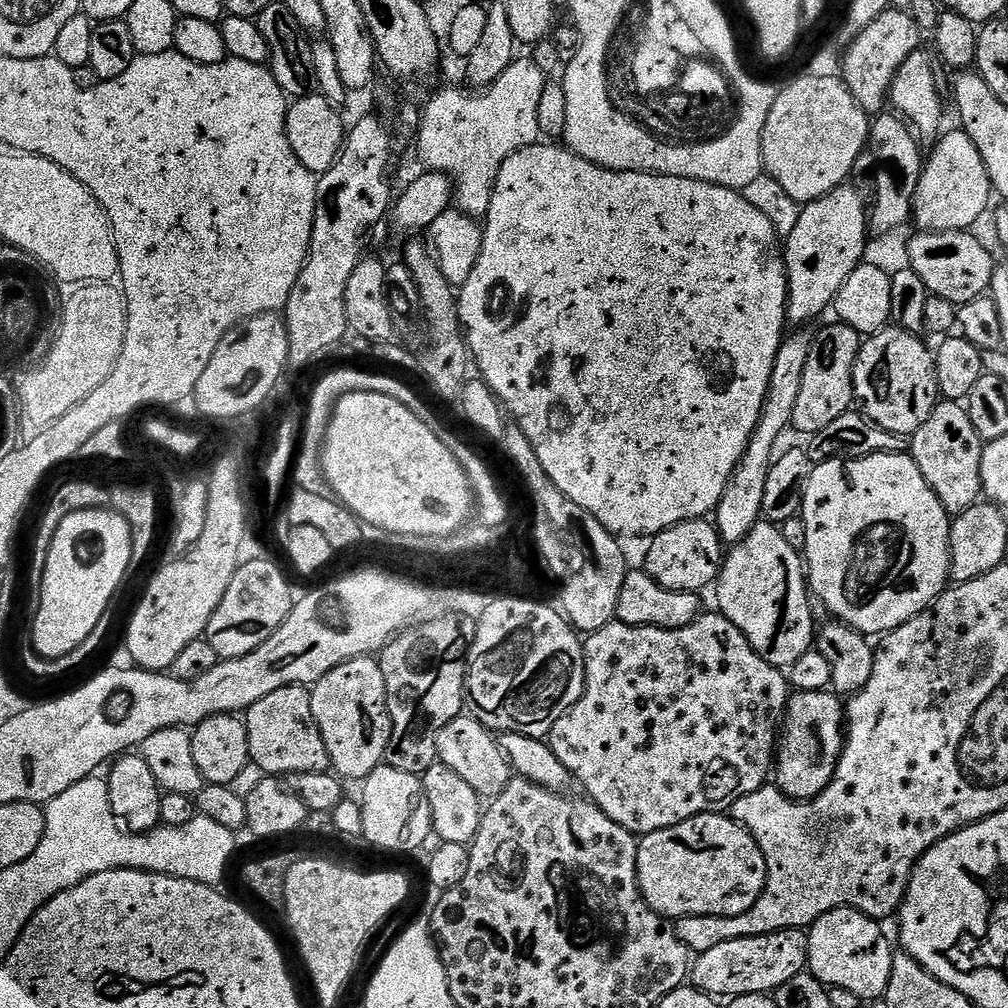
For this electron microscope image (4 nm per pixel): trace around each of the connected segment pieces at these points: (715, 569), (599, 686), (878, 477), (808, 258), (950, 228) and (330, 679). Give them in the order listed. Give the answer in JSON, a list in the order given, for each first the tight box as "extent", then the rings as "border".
[{"extent":[643,518,726,593],"border":[[[701,518],[698,520],[679,520],[674,526],[662,528],[656,535],[651,537],[648,553],[644,556],[643,567],[648,575],[652,576],[666,590],[678,590],[679,592],[703,593],[703,588],[711,589],[715,585],[720,569],[726,555],[726,545],[720,538],[720,532],[716,529],[711,519]]]},{"extent":[546,611,790,838],"border":[[[705,611],[694,622],[690,622],[690,626],[685,628],[636,628],[632,624],[621,624],[613,622],[602,626],[602,630],[591,633],[583,641],[584,645],[584,693],[578,702],[574,702],[574,706],[570,706],[570,710],[566,710],[566,714],[562,714],[562,718],[558,718],[558,722],[554,722],[552,731],[546,737],[546,743],[552,749],[552,753],[558,758],[558,762],[562,762],[562,766],[566,766],[566,770],[572,775],[573,781],[578,785],[581,784],[585,788],[587,799],[593,804],[597,804],[606,814],[606,818],[610,818],[614,822],[618,822],[618,826],[622,826],[626,830],[630,830],[633,836],[643,838],[657,832],[658,830],[666,830],[670,826],[678,826],[678,822],[686,822],[686,818],[694,818],[698,814],[706,814],[707,812],[723,812],[727,813],[734,806],[734,802],[738,802],[738,798],[746,798],[746,794],[754,794],[754,790],[765,787],[769,783],[770,773],[774,768],[774,753],[778,743],[778,729],[781,727],[784,719],[784,709],[788,707],[788,697],[790,695],[790,680],[781,669],[770,666],[770,662],[766,662],[754,650],[754,646],[750,646],[750,642],[742,634],[742,630],[738,630],[738,626],[734,626],[734,622],[730,622],[719,611]]]},{"extent":[802,452,952,638],"border":[[[908,452],[870,454],[857,460],[827,460],[815,465],[808,473],[802,517],[806,526],[806,546],[802,555],[806,561],[806,579],[811,591],[816,598],[826,604],[829,613],[839,623],[848,624],[869,638],[883,637],[898,626],[910,622],[910,618],[926,611],[941,596],[944,589],[949,587],[952,574],[952,551],[950,550],[952,520],[948,511],[942,506],[942,502],[938,502],[938,494],[934,494],[930,482],[922,478],[922,470],[918,470],[914,458]]]},{"extent":[783,186,870,326],"border":[[[841,186],[822,198],[812,200],[801,207],[801,216],[795,223],[794,230],[786,238],[783,249],[784,264],[788,268],[788,319],[793,325],[808,326],[824,311],[831,309],[836,303],[838,290],[842,290],[842,282],[854,274],[854,270],[864,259],[864,251],[870,239],[870,208],[866,196],[856,188]]]},{"extent":[913,128,994,232],"border":[[[960,128],[947,134],[943,133],[936,141],[932,152],[929,151],[925,159],[924,168],[920,174],[918,190],[915,191],[913,200],[913,223],[919,231],[936,232],[961,232],[974,228],[974,224],[983,216],[993,199],[994,189],[989,180],[989,172],[986,170],[985,162],[978,153],[974,142]]]},{"extent":[310,656,392,782],"border":[[[359,656],[347,660],[345,664],[339,664],[334,670],[330,670],[330,674],[326,674],[316,684],[311,685],[310,691],[314,722],[326,742],[331,771],[345,781],[363,782],[377,766],[385,763],[384,755],[392,733],[386,698],[386,678],[382,678],[379,659],[372,656]]]}]

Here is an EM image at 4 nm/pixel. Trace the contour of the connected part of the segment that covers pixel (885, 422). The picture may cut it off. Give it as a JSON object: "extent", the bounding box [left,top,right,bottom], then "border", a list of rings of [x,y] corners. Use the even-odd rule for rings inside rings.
{"extent":[852,326,938,437],"border":[[[899,326],[883,328],[861,343],[854,366],[852,394],[859,411],[895,436],[911,437],[930,418],[938,403],[936,357],[933,349],[928,349],[920,339],[917,333],[906,332]]]}

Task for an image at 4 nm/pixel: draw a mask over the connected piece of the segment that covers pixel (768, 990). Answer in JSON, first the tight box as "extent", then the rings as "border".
{"extent":[690,928,808,998],"border":[[[802,928],[734,938],[699,953],[690,964],[690,984],[713,998],[775,994],[808,967],[808,933]]]}

